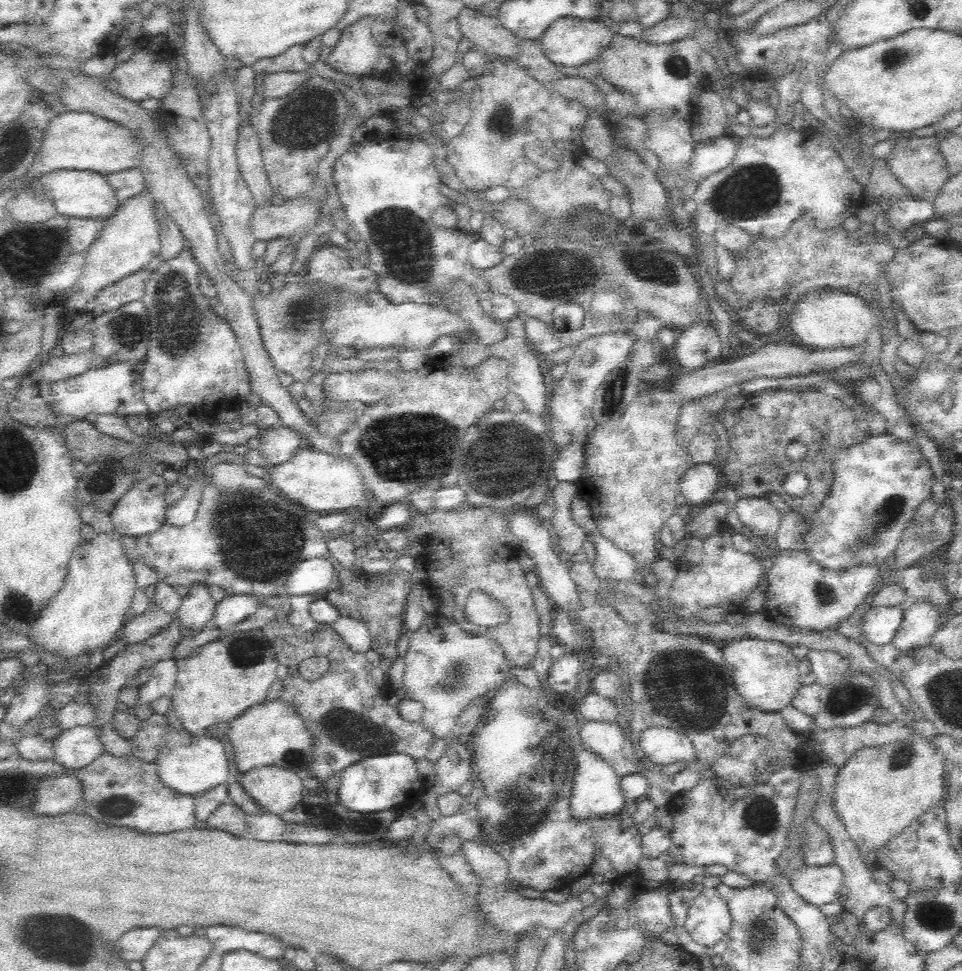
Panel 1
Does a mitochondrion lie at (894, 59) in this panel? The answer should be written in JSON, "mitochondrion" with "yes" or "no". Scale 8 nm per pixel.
{"mitochondrion":"yes"}

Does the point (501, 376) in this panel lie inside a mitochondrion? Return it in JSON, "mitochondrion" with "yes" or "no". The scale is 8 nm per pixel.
{"mitochondrion":"no"}

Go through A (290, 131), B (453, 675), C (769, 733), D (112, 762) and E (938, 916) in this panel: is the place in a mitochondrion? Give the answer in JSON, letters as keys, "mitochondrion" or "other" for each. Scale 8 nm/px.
{"A":"mitochondrion","B":"mitochondrion","C":"other","D":"other","E":"mitochondrion"}

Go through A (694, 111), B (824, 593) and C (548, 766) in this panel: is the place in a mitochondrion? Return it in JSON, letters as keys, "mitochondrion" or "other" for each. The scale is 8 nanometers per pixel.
{"A":"other","B":"mitochondrion","C":"mitochondrion"}

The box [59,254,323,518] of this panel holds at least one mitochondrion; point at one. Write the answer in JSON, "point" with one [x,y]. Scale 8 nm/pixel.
{"point":[172,332]}

